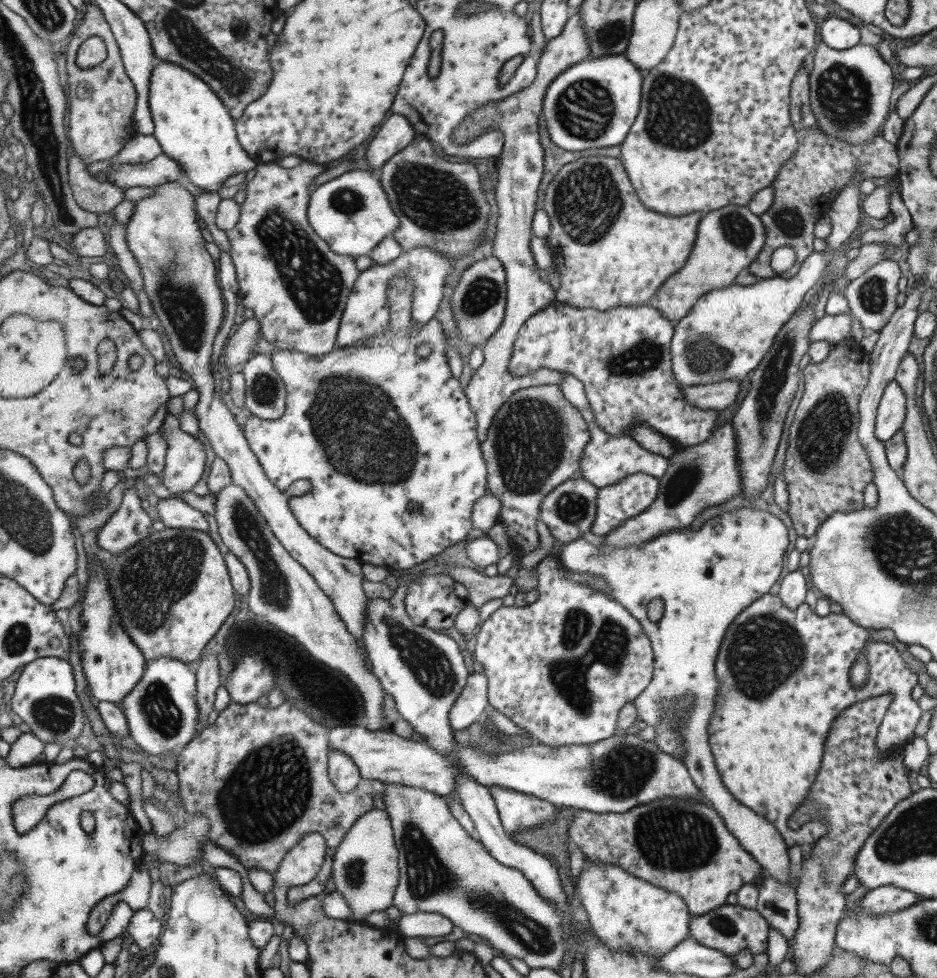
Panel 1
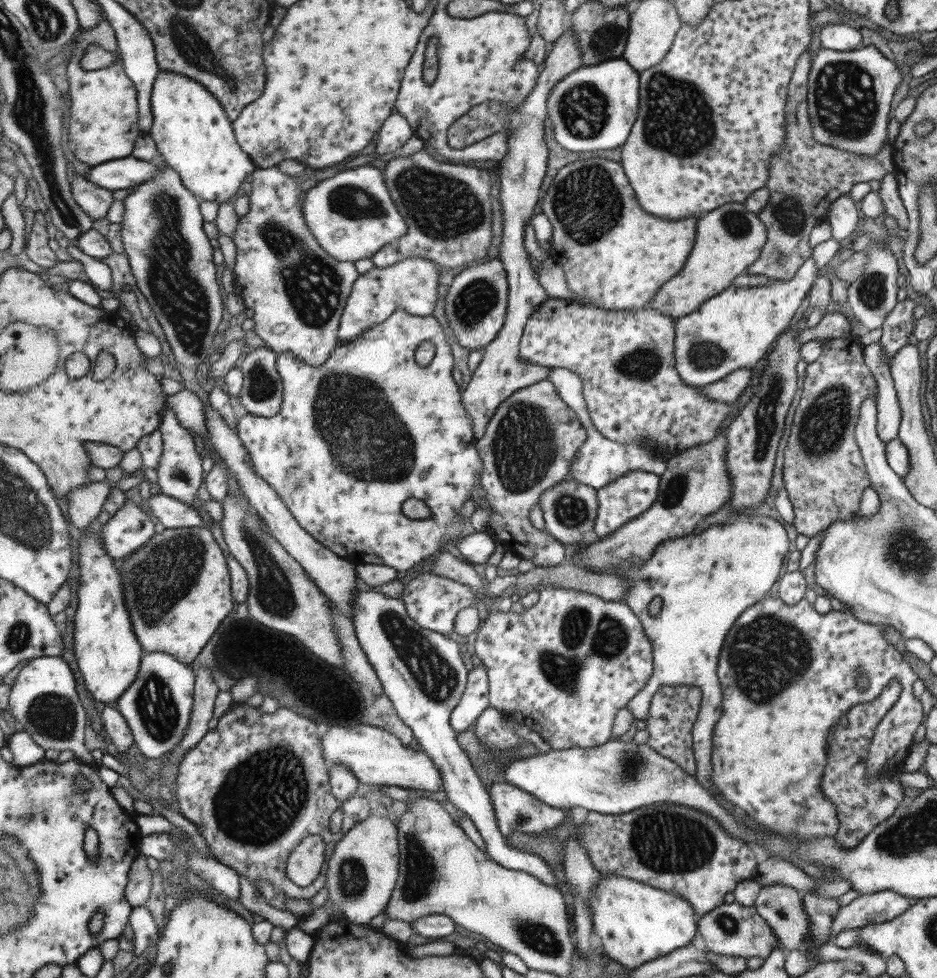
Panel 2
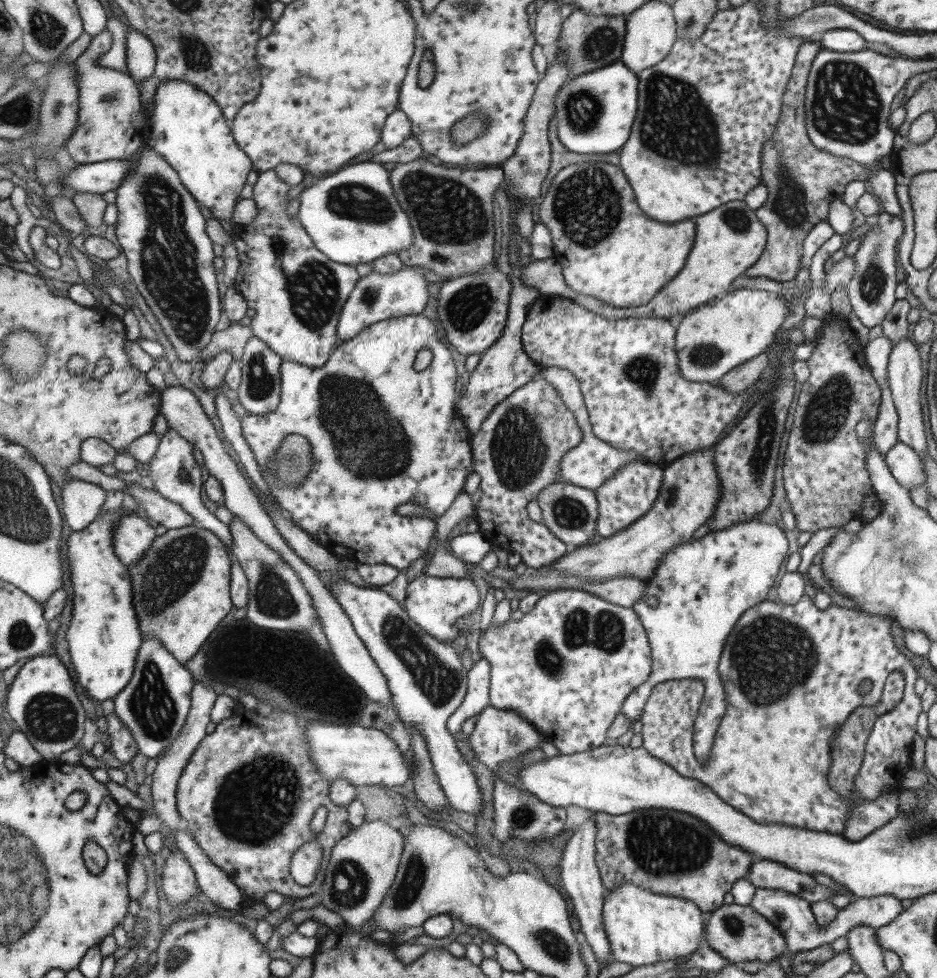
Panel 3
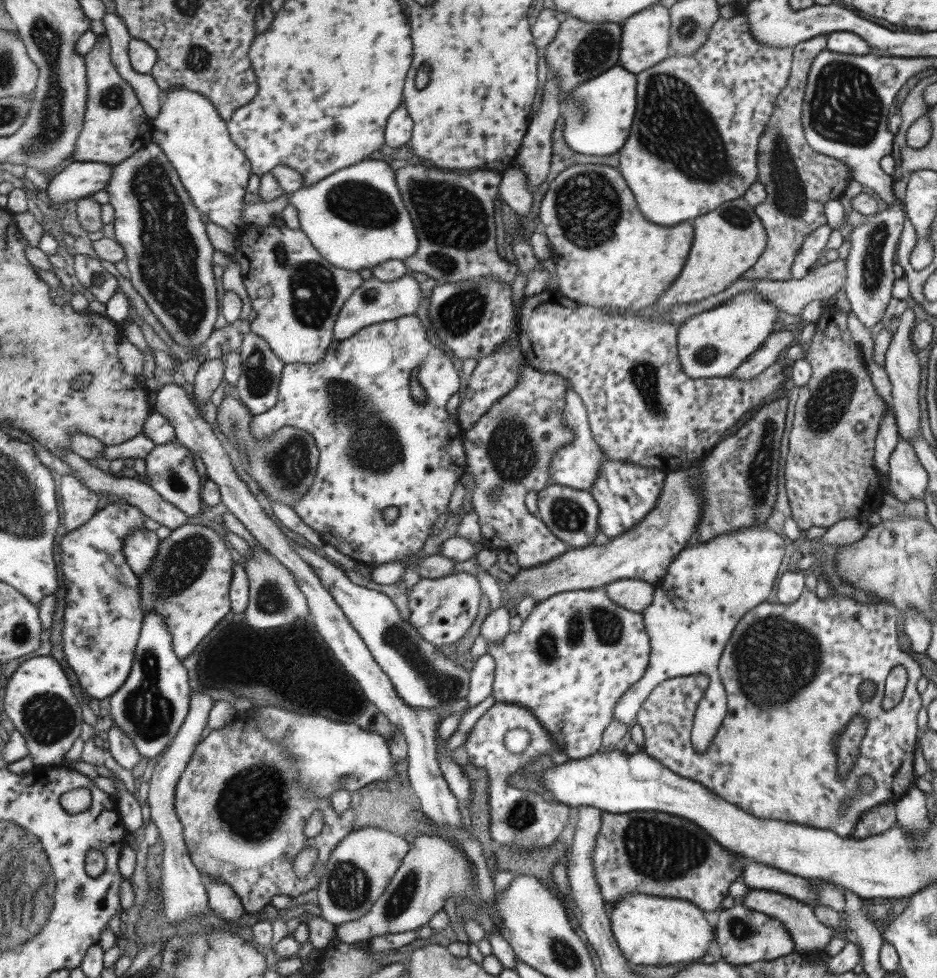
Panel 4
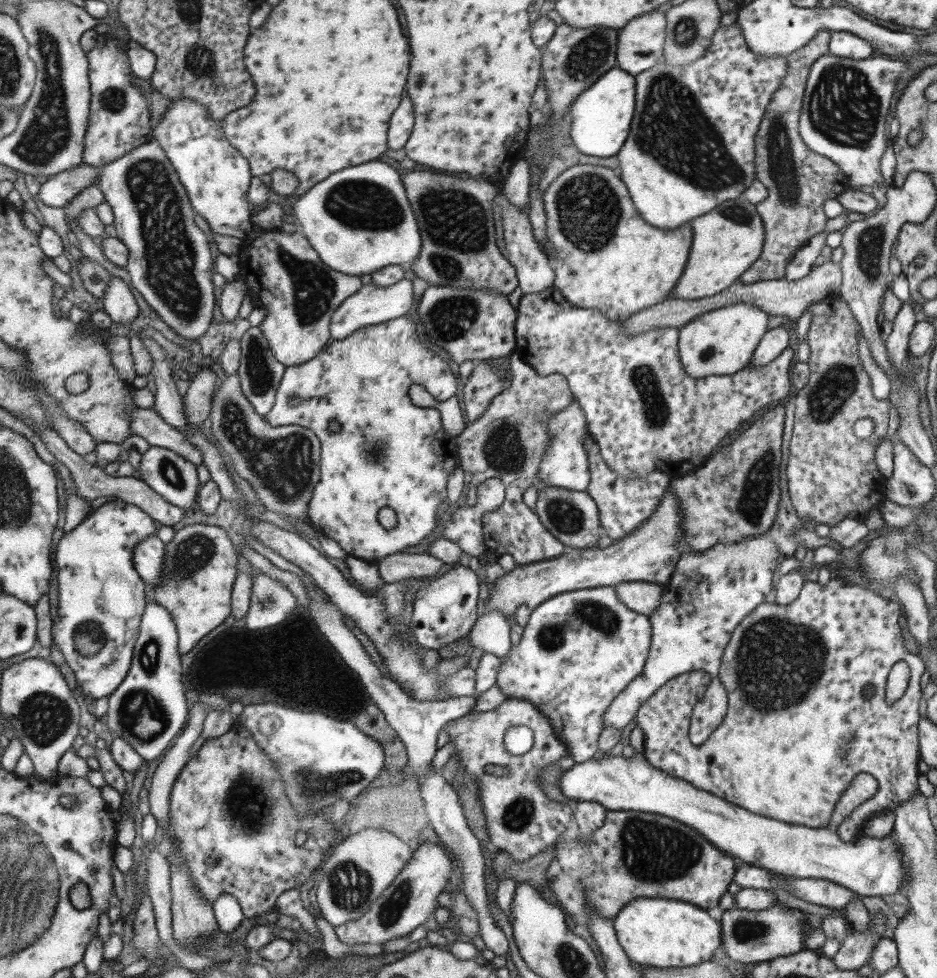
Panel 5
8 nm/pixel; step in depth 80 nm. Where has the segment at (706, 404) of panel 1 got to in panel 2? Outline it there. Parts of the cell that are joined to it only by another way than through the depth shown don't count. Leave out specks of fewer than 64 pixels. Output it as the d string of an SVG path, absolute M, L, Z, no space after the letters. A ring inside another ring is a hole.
M751 368L733 370L723 378L702 387L710 401L733 403L751 380Z

